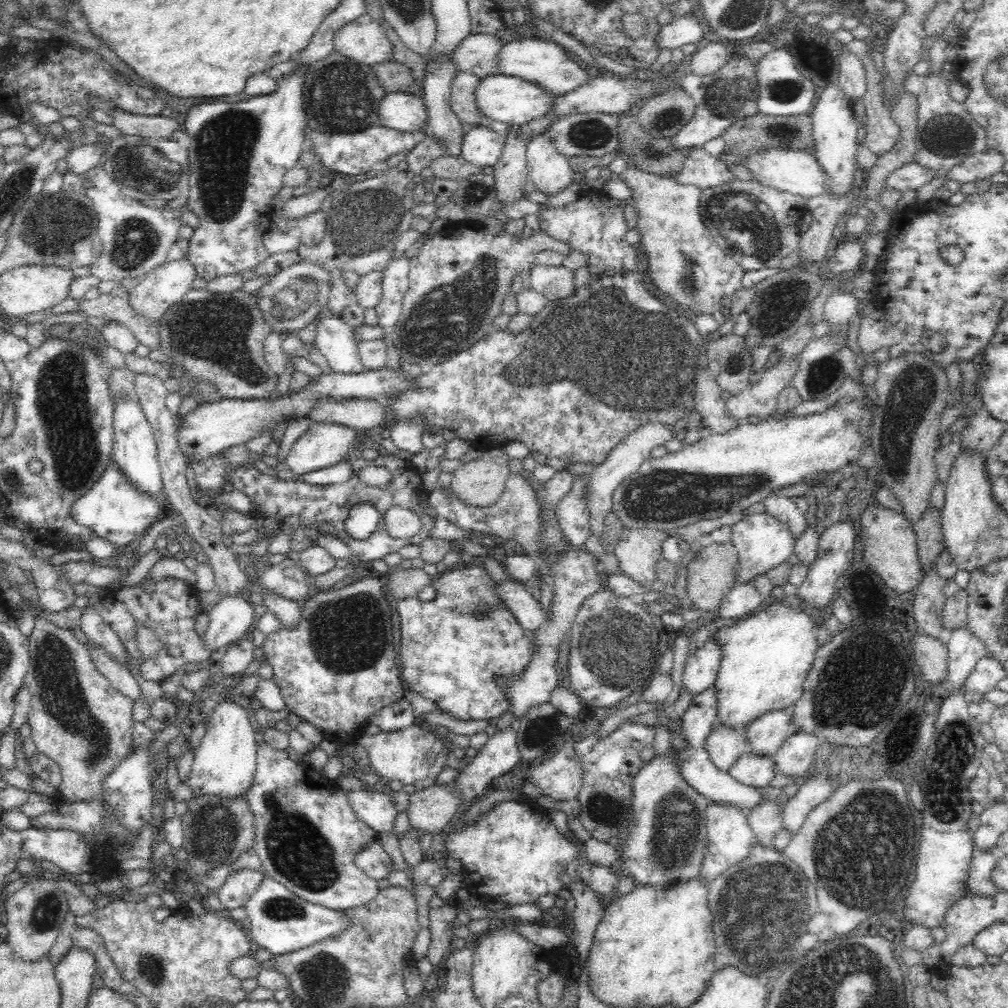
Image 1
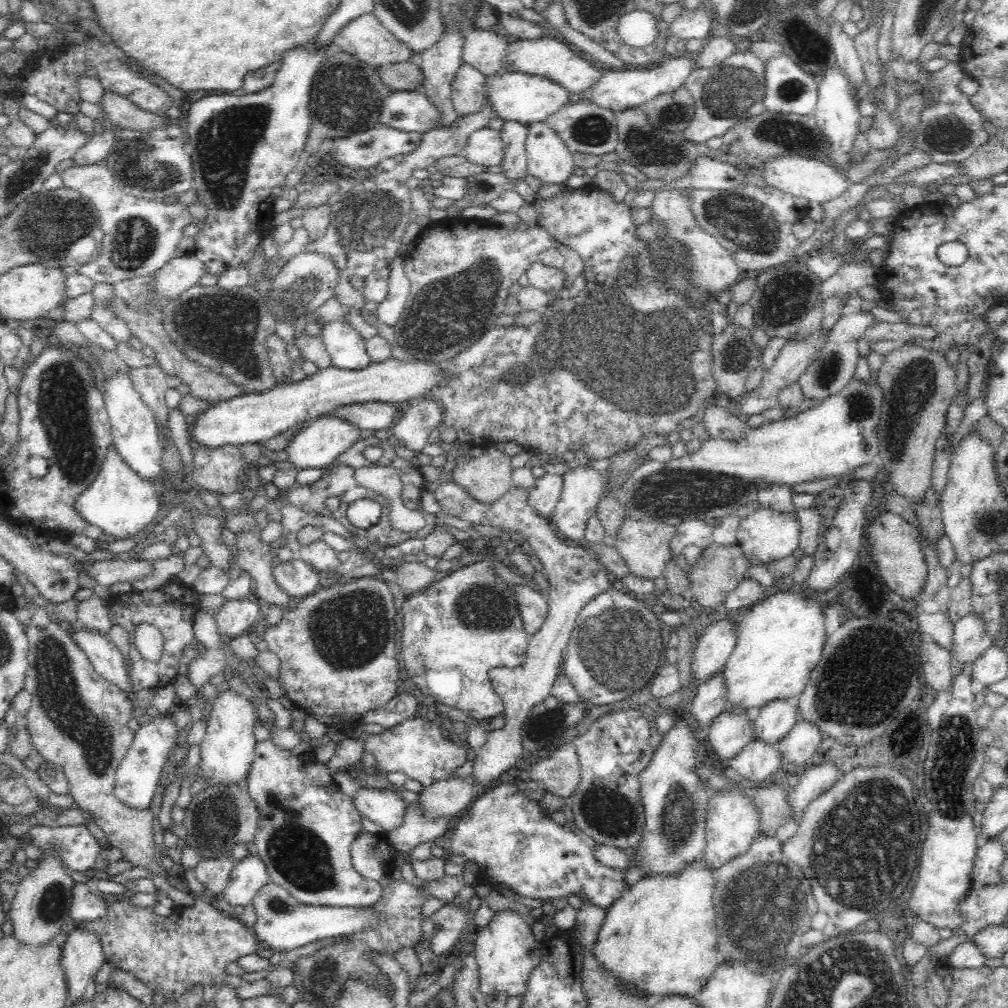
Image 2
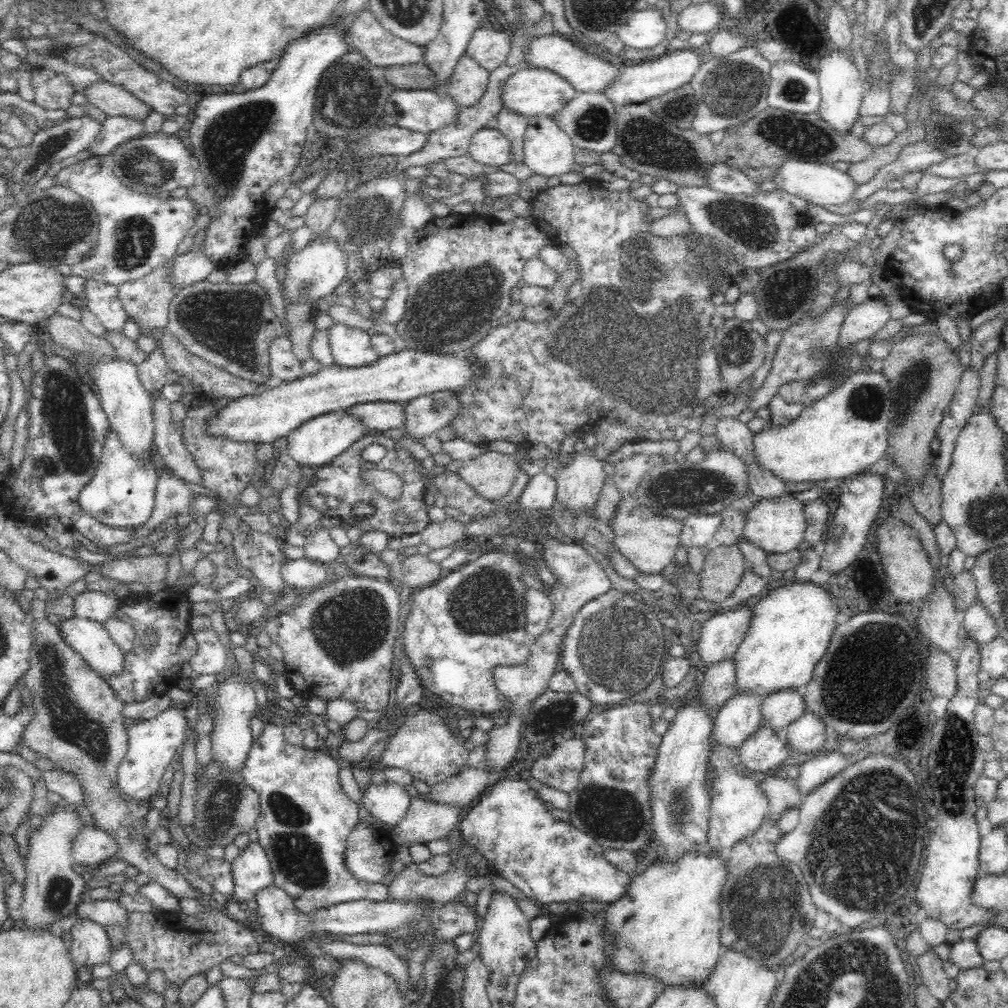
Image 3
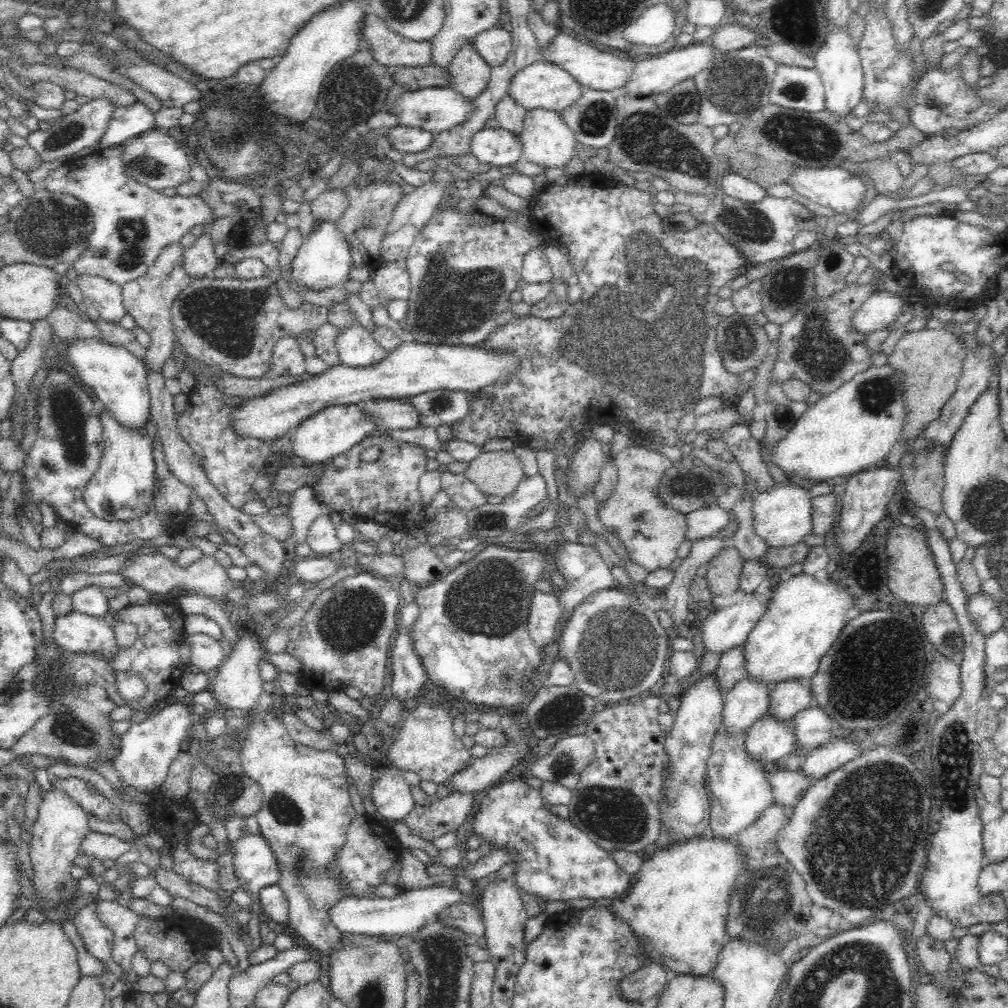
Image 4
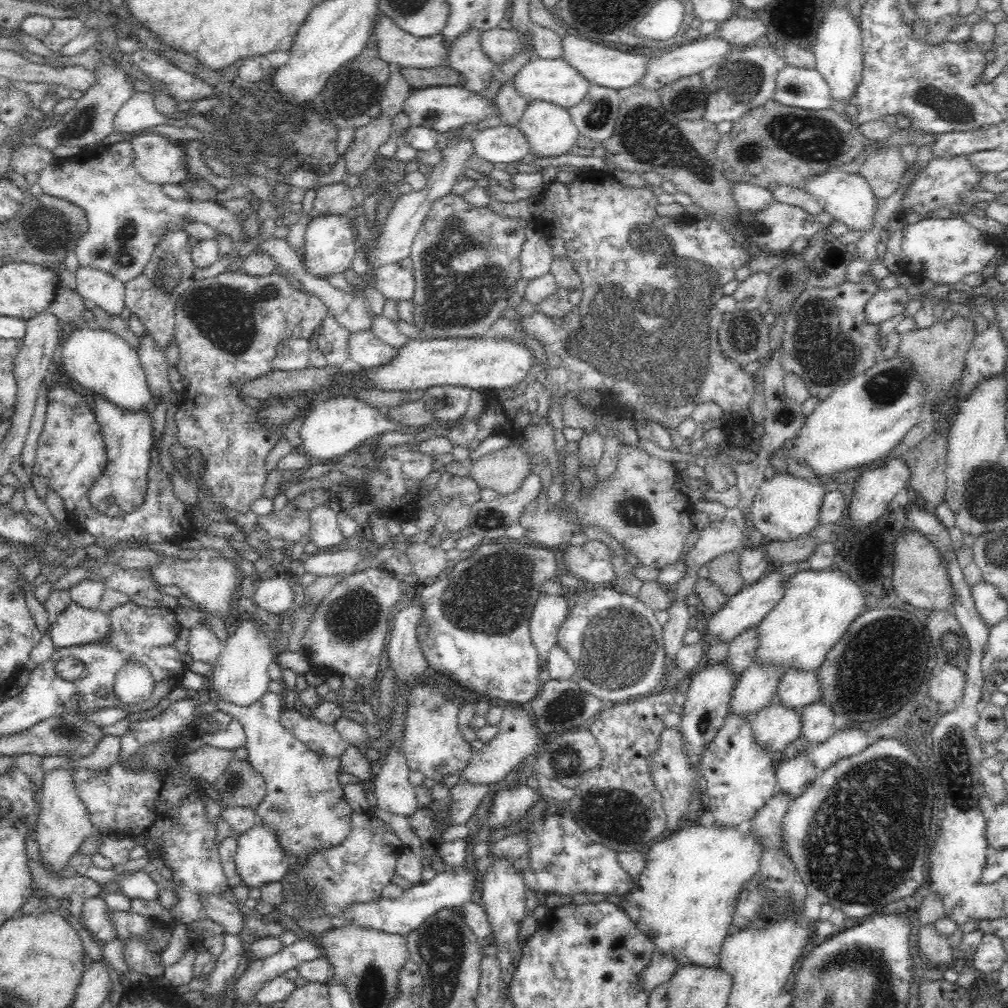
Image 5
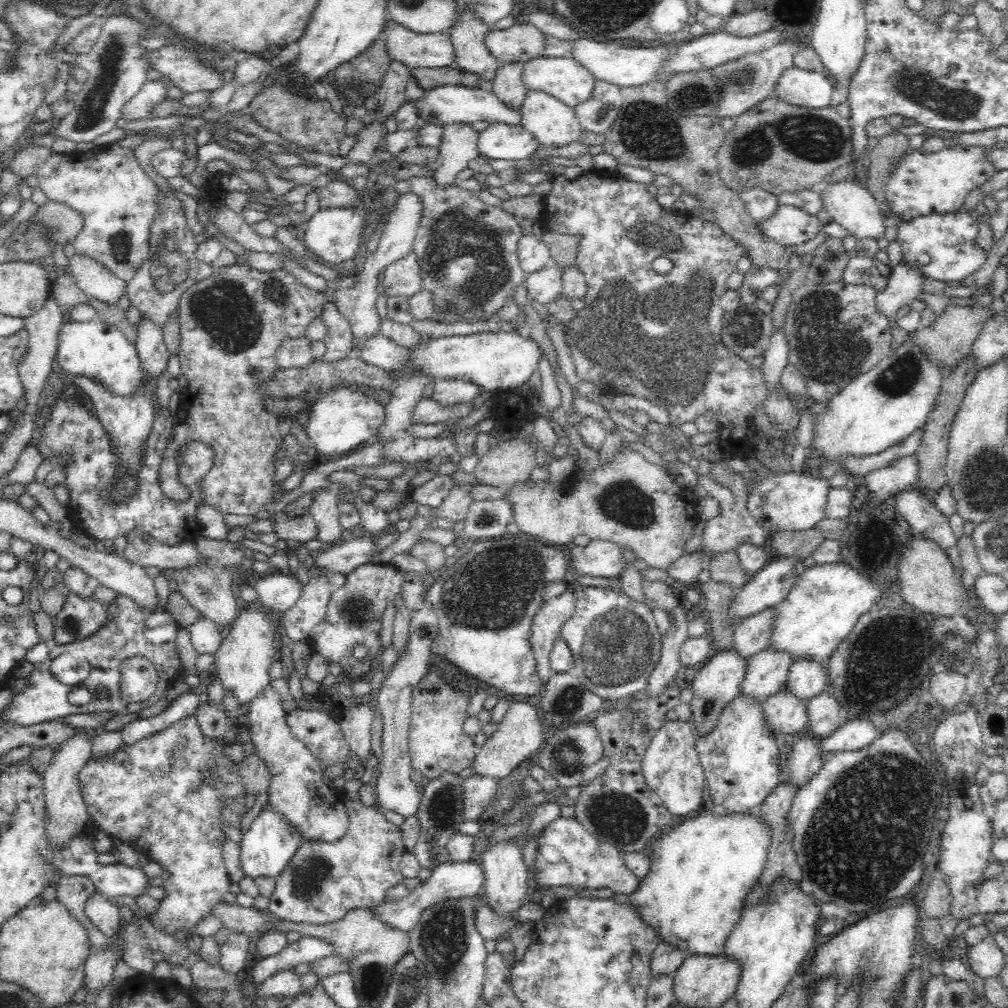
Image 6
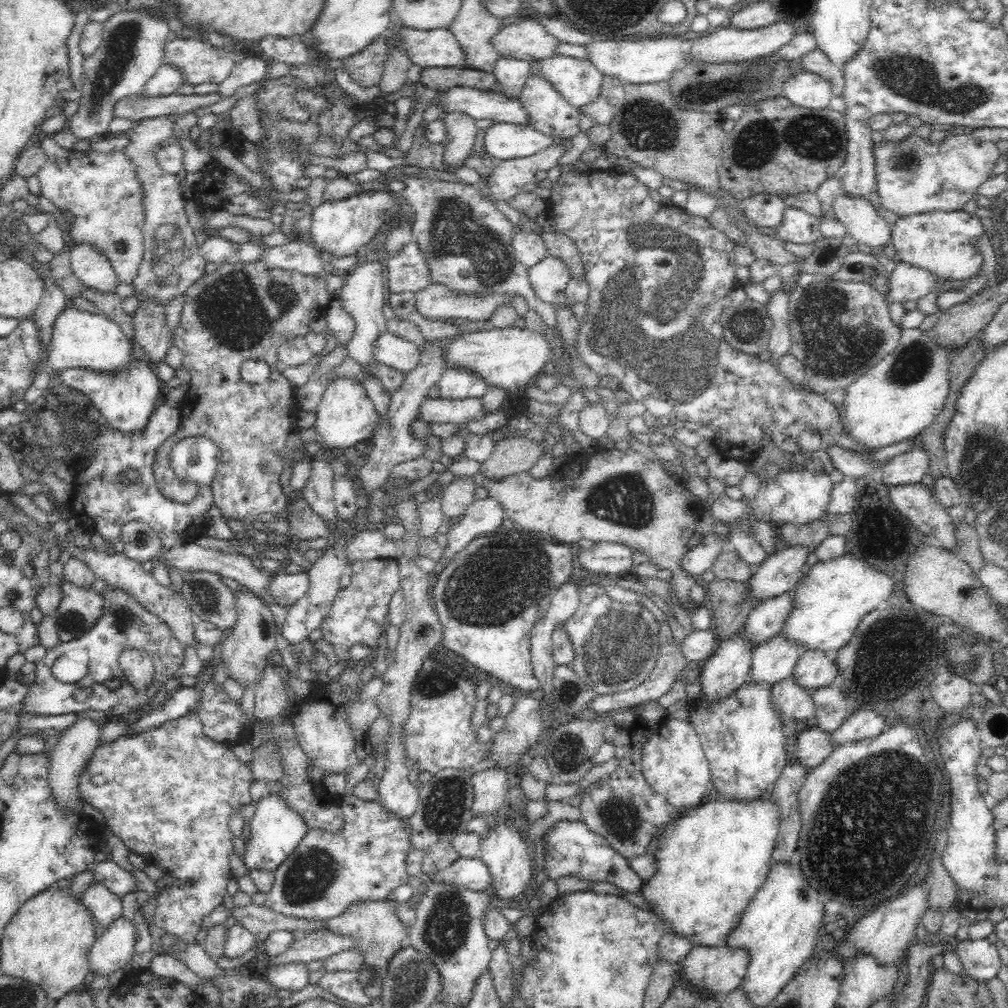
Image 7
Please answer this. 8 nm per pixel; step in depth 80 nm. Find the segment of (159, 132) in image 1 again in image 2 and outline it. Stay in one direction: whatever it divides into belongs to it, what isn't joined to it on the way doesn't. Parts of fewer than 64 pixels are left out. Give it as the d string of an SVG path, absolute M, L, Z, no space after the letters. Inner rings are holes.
M105 90L100 100L100 105L108 120L117 126L130 130L159 130L166 128L169 124L164 121L164 117L153 112L138 108L126 96L117 92Z

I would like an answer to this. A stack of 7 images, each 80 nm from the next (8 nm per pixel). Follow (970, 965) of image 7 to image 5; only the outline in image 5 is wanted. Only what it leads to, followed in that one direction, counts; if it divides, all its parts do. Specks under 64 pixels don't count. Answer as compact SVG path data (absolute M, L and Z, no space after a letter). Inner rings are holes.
M984 933L980 946L978 946L976 952L972 954L972 959L978 976L983 979L987 979L991 972L996 970L998 971L999 968L1007 961L1007 953L1002 947L1002 939L999 936Z

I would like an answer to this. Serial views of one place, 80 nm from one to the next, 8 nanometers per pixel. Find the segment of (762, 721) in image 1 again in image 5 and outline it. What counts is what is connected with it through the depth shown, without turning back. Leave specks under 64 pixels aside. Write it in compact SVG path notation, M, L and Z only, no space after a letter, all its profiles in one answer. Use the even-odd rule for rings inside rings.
M791 667L779 681L776 699L780 700L784 707L801 712L808 704L822 697L818 671L802 671Z

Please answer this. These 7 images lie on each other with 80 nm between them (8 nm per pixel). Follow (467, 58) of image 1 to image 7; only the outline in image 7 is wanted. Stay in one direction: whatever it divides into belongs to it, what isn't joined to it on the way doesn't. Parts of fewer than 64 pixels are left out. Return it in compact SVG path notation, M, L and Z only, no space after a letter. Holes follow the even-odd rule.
M533 14L506 24L491 41L502 56L513 56L532 63L560 54L557 48L562 43Z

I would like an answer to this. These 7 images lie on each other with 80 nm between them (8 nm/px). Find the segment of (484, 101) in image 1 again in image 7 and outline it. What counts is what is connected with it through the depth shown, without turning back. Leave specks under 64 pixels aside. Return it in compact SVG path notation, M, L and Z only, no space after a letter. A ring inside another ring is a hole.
M561 54L533 62L531 74L543 74L579 110L599 99L605 77L589 60Z

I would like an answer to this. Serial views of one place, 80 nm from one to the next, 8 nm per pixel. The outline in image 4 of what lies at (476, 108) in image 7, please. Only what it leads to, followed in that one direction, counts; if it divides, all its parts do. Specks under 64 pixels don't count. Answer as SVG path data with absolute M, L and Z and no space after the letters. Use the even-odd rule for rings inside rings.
M451 86L420 88L415 91L404 91L396 99L390 111L391 114L398 116L400 125L416 126L438 134L464 122L469 114L473 113L473 100L468 100Z

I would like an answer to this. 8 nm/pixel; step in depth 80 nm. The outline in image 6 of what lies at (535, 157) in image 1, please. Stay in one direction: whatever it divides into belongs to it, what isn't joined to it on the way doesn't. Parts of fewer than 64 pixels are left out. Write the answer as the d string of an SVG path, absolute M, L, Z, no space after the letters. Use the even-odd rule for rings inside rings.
M535 88L526 90L519 111L521 112L521 125L544 146L566 146L571 142L578 141L583 133L582 125L576 116L575 107L564 104L543 90L536 90Z

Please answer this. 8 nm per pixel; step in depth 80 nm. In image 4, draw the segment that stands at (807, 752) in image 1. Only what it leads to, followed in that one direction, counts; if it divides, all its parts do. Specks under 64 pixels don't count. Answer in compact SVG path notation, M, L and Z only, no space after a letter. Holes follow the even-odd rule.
M815 704L793 716L791 724L798 749L803 753L826 744L833 736L831 717Z

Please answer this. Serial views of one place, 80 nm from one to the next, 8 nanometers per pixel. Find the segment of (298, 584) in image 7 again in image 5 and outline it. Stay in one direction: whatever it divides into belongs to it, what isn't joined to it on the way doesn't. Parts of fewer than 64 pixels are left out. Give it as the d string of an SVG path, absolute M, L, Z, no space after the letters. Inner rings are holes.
M285 572L272 578L257 580L256 590L252 596L253 602L268 612L284 614L292 608L294 602L294 591L291 586L292 581Z

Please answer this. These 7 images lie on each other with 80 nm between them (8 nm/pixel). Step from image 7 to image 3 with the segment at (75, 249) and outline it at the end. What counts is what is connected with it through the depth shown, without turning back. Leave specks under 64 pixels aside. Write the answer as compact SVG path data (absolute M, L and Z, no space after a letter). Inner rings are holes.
M88 279L82 296L86 299L89 310L98 316L105 330L120 332L129 317L123 309L114 284Z

